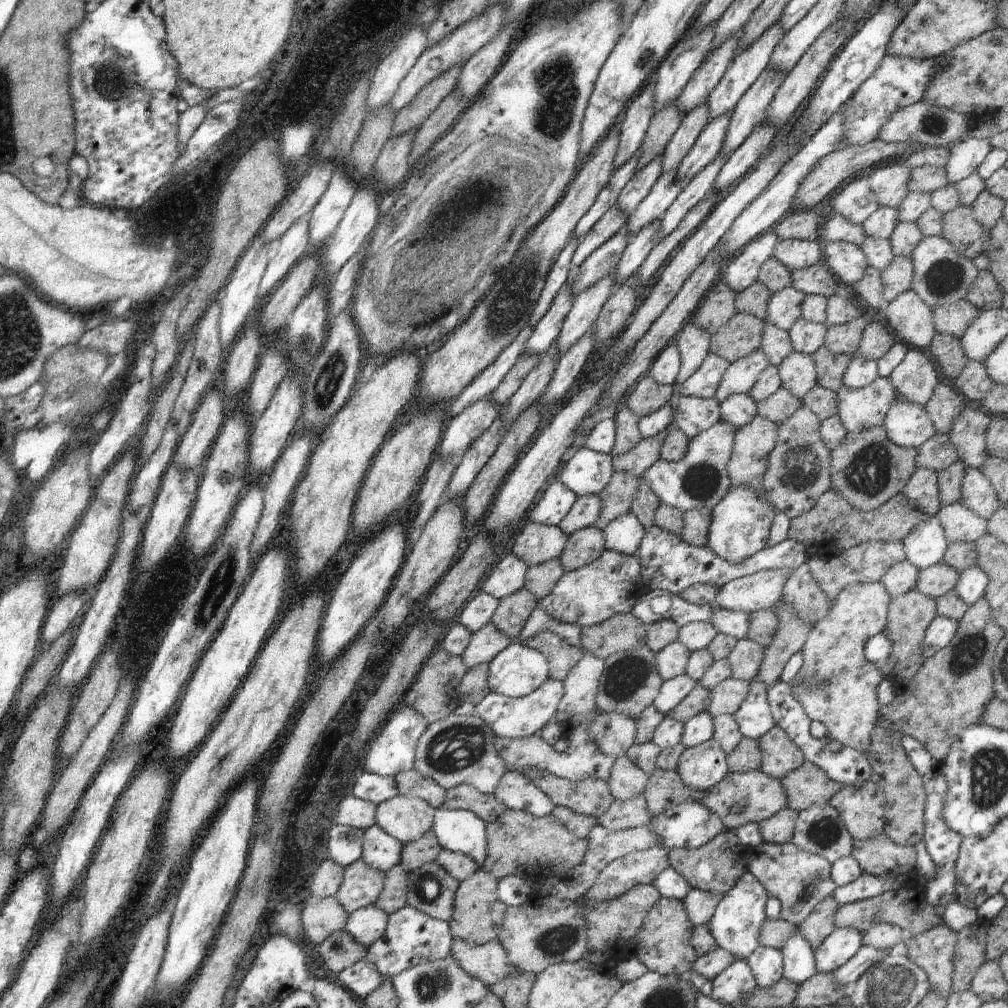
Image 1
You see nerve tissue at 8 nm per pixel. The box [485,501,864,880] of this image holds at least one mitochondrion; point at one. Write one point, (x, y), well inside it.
(624, 678)

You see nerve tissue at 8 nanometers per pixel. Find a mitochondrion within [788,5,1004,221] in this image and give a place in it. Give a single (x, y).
(936, 125)

